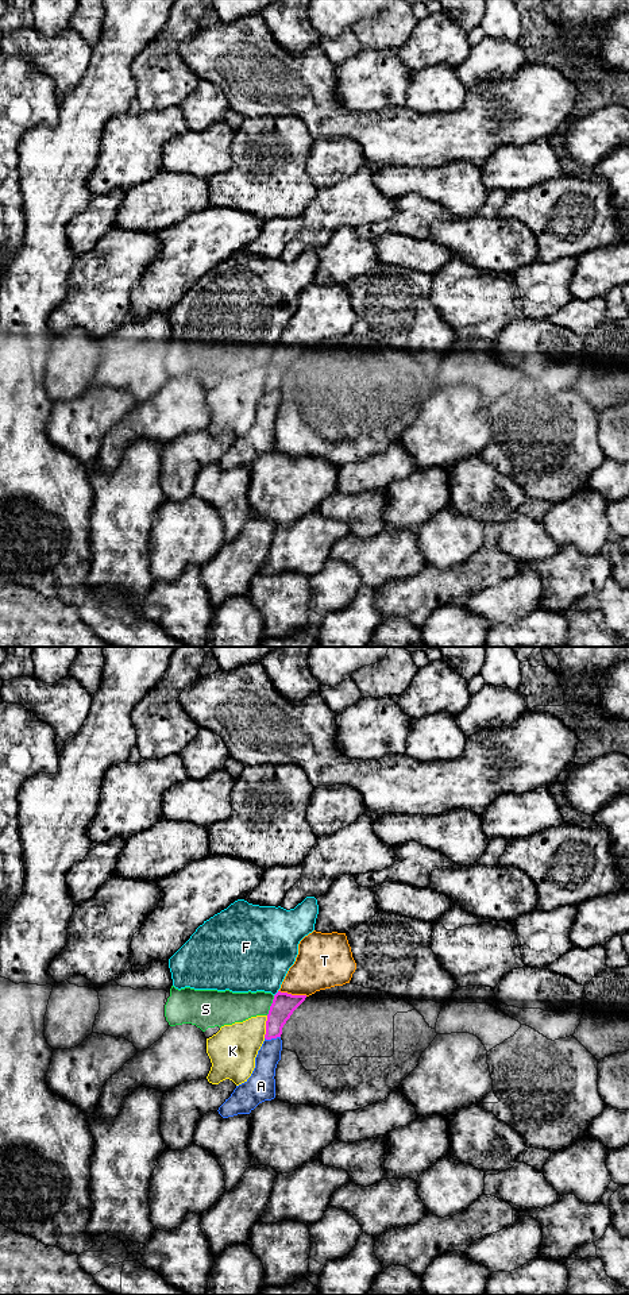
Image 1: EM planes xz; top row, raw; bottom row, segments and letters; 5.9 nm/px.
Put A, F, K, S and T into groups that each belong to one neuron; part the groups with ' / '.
A / F S / K / T

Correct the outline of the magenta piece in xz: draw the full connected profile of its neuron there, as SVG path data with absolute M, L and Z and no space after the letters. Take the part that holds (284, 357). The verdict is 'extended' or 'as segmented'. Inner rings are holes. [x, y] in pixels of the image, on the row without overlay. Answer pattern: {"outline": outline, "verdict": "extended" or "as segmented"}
{"outline": "M313 282L298 296L298 307L274 347L266 373L266 392L281 389L293 363L316 343L350 335L356 315L346 285Z", "verdict": "extended"}

